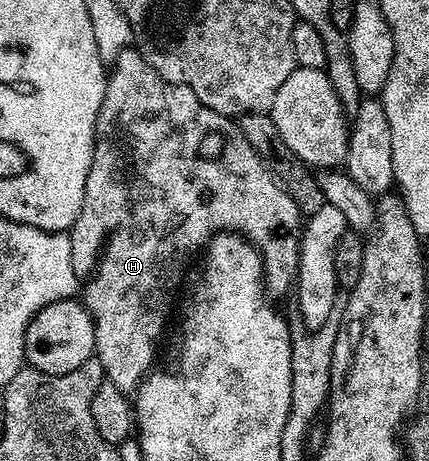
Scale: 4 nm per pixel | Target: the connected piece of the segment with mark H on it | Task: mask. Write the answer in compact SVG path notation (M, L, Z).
M130 47L126 51L122 51L122 55L118 55L116 61L111 62L110 72L107 74L104 82L104 98L102 99L102 107L96 111L96 142L94 143L94 151L92 152L92 162L90 163L90 171L86 175L86 191L82 199L82 211L78 211L78 219L72 224L70 236L72 239L72 246L70 247L70 255L74 259L74 271L76 277L80 281L80 288L82 290L82 304L87 309L88 314L92 316L92 322L96 328L96 348L94 350L95 360L102 363L104 368L104 376L107 381L114 383L114 387L118 387L118 391L125 395L135 394L136 388L139 387L140 382L148 376L150 370L153 368L152 360L156 357L156 344L160 341L160 336L164 333L164 324L168 321L168 316L172 313L172 304L176 301L176 292L180 289L180 280L184 277L184 272L188 269L188 264L192 261L192 256L199 254L201 250L207 246L208 242L212 240L212 236L221 231L230 233L241 233L251 241L252 245L258 252L260 252L260 259L264 262L264 288L273 298L280 297L284 292L291 290L296 284L296 268L298 267L298 259L300 258L300 235L302 232L302 214L300 208L294 203L294 199L290 199L290 195L280 186L280 182L273 177L272 172L264 166L264 162L260 160L260 156L254 151L254 147L250 147L250 143L246 143L246 139L240 134L239 124L235 120L224 117L218 111L214 111L210 107L206 107L198 99L198 95L194 95L194 91L190 91L190 87L185 85L175 85L166 79L162 79L162 75L158 75L158 71L154 71L154 67L150 67L150 63L146 63L146 59L140 54L139 49Z

